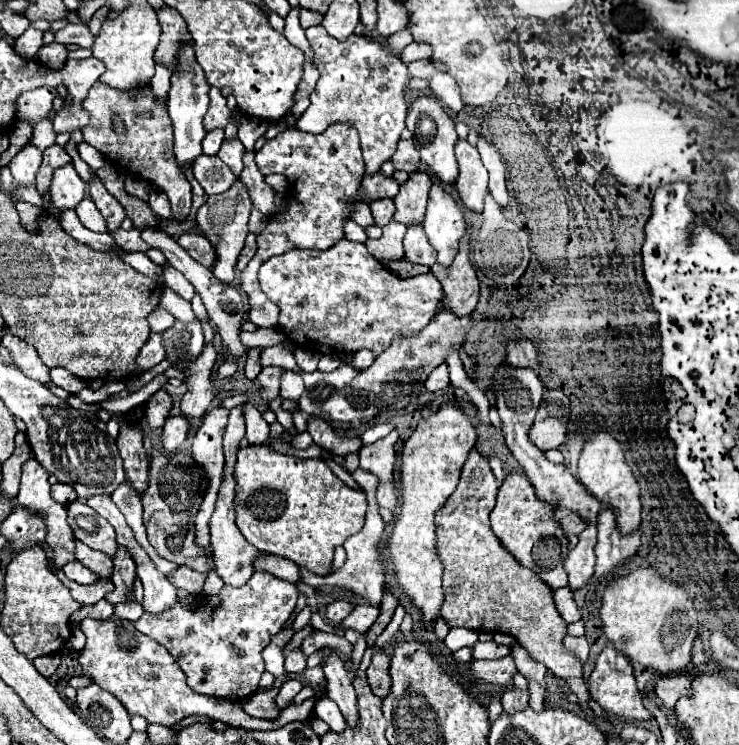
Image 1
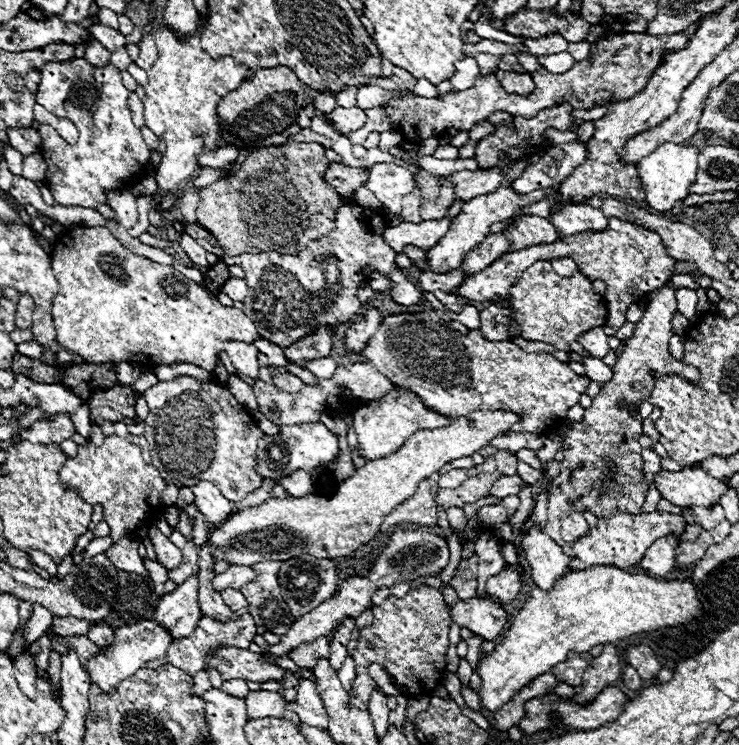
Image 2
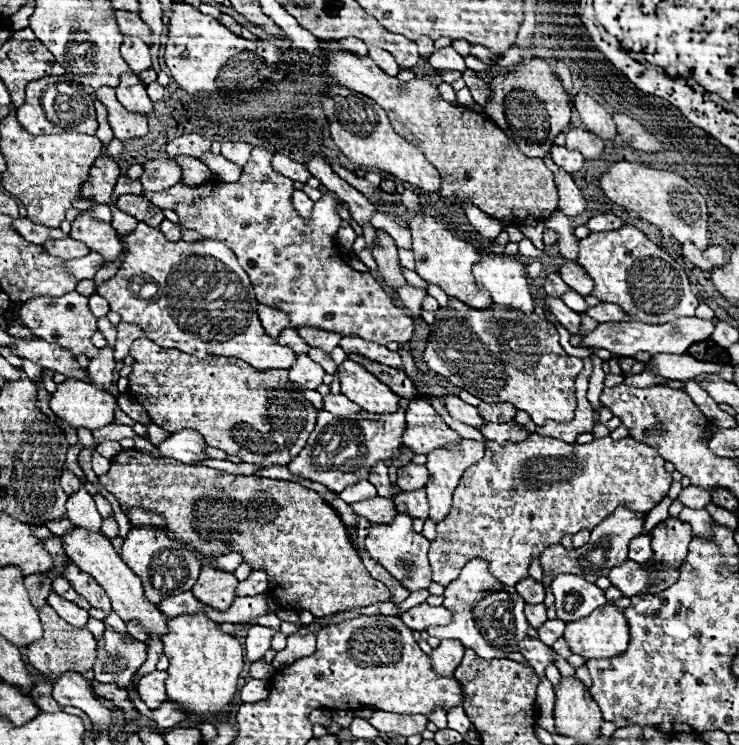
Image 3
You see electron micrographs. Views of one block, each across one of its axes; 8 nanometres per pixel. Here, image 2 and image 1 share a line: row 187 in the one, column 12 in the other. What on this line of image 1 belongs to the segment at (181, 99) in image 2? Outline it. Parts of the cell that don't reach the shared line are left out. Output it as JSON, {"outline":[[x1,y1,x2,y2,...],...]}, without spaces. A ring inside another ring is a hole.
{"outline":[[26,144,8,164,16,186,32,186,40,164,42,164,42,152,36,146]]}

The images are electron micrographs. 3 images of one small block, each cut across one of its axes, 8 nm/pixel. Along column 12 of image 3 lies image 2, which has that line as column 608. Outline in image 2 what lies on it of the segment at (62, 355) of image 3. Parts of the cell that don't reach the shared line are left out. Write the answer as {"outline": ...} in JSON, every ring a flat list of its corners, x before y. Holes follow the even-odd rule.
{"outline":[[592,328,590,332,586,332,580,340,578,340,592,356,596,358,604,358,608,352,610,352,610,346,608,346,608,336,604,332,604,328]]}

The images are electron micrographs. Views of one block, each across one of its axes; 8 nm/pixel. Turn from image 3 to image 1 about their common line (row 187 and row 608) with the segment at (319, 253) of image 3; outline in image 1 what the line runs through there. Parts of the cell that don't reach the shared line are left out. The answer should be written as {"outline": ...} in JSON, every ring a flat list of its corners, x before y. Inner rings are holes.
{"outline":[[256,572,242,588,224,586,218,596,202,596,198,606,192,610,192,606,176,604,168,614,160,614,160,618,152,614,142,614,142,618,136,622,136,628,160,642,176,660,176,664,182,668,182,672,188,678,188,686,200,694,226,698,226,700,244,700,252,692,258,690,260,676,264,672,264,662,260,658,260,652,272,636,276,636,282,626,286,624,288,616,292,614,298,600,298,590,294,584,284,582,282,578,276,578,268,572]]}

